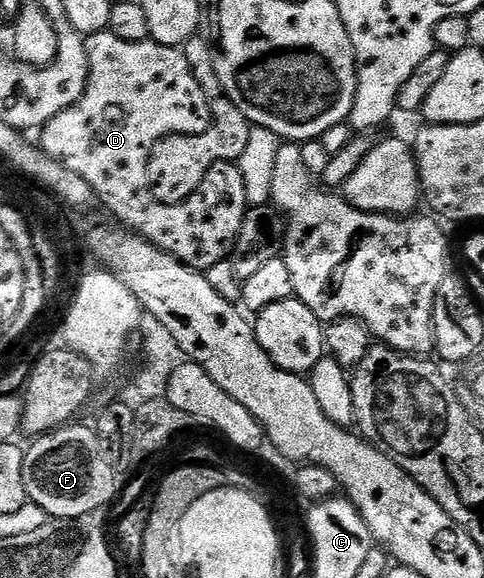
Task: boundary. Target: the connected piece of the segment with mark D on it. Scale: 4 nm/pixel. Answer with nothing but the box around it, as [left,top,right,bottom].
[40,30,248,270]

